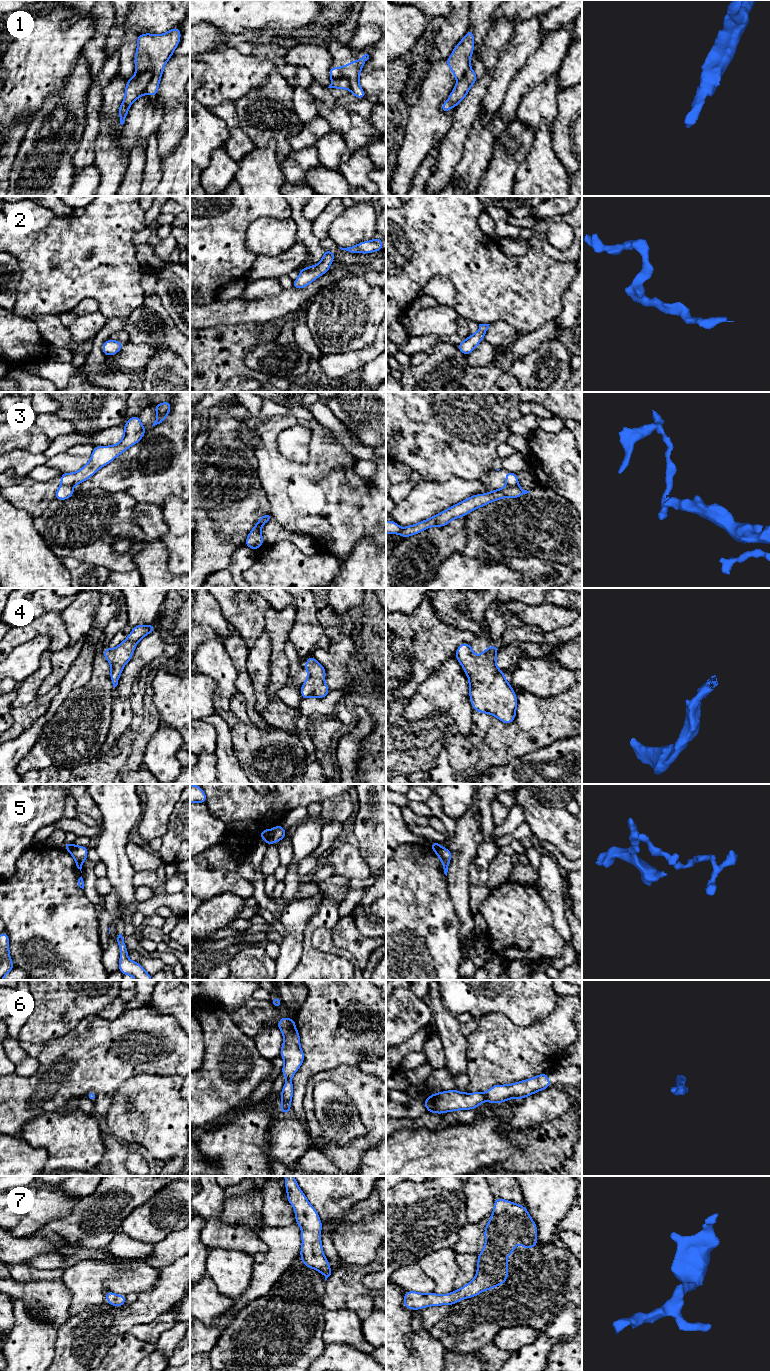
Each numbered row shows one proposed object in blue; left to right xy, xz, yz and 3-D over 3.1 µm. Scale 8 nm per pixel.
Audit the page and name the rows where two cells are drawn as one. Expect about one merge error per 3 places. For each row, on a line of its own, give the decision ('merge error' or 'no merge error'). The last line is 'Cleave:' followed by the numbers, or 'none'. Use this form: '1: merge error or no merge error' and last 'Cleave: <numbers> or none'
1: merge error
2: no merge error
3: merge error
4: no merge error
5: merge error
6: no merge error
7: no merge error
Cleave: 1, 3, 5

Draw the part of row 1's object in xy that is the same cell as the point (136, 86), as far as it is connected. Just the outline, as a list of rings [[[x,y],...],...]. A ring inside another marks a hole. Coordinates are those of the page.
[[[150,71],[136,73],[134,77],[127,80],[125,86],[125,97],[119,107],[118,116],[120,124],[123,125],[132,103],[146,94],[146,88],[152,78]]]

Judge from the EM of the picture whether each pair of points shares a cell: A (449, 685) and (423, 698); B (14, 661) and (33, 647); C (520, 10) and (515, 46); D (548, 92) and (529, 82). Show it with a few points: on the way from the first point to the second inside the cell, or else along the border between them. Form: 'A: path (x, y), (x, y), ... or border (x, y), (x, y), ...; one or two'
A: path (443, 691), (429, 698); one
B: path (19, 661), (28, 652); one
C: border (540, 17), (531, 17), (516, 25); two
D: border (555, 73), (531, 88), (519, 101); two

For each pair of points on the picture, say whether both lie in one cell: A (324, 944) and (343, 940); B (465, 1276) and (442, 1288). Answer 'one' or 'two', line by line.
A: two
B: two

